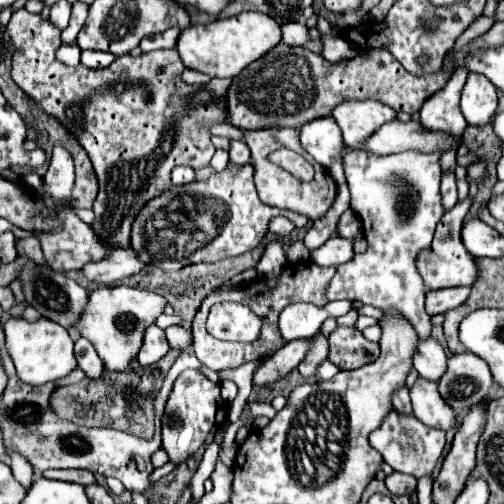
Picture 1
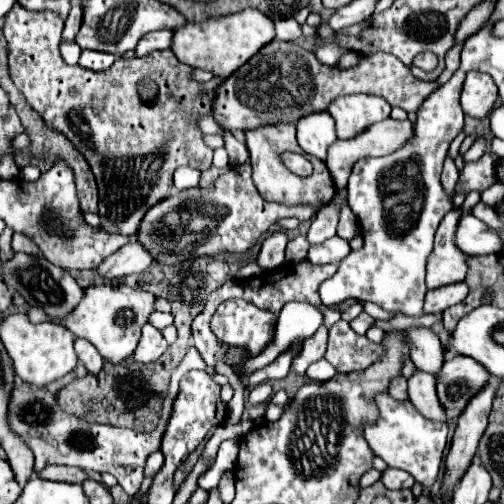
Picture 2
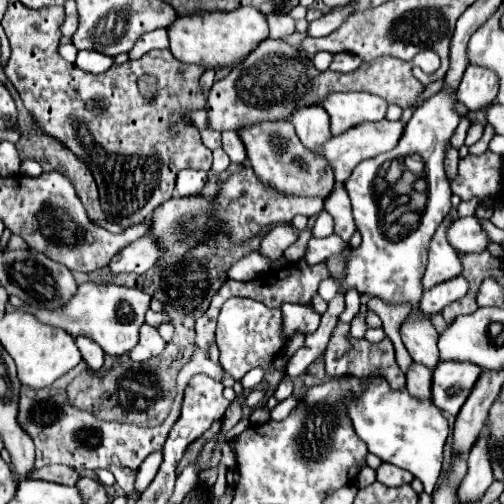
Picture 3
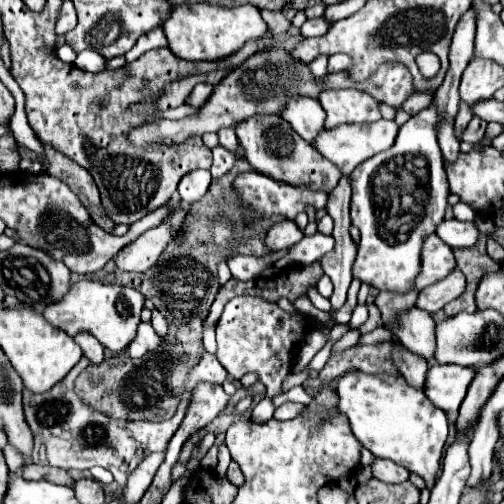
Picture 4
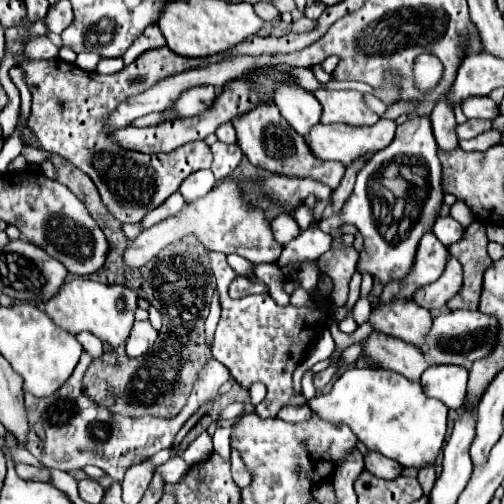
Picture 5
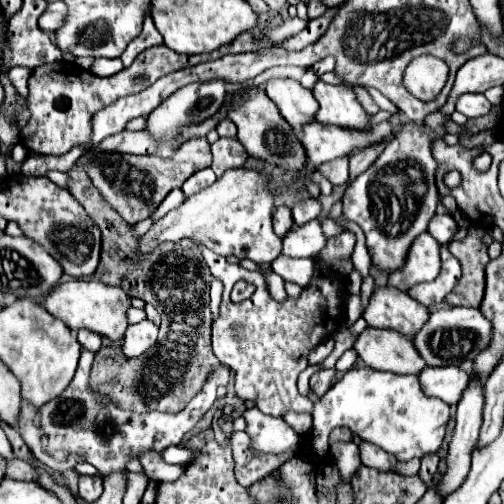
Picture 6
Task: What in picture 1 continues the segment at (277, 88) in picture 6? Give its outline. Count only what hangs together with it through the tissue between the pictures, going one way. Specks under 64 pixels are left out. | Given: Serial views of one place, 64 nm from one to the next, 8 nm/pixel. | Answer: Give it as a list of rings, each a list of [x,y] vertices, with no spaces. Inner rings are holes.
[[[334,118],[312,120],[300,128],[302,148],[324,168],[330,168],[332,160],[344,150],[342,132]]]

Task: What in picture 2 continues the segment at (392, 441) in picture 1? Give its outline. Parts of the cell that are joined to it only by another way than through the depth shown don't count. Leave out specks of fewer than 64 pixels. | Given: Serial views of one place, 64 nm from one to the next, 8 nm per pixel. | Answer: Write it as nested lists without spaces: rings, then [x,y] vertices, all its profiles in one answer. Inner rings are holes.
[[[390,394],[376,396],[376,404],[380,410],[380,420],[374,426],[364,428],[364,436],[372,452],[376,452],[376,456],[380,456],[390,468],[406,470],[416,478],[416,482],[424,486],[432,486],[440,470],[448,426],[432,424],[430,420],[424,420],[424,416],[416,412],[412,402],[396,404],[396,400],[392,400]]]

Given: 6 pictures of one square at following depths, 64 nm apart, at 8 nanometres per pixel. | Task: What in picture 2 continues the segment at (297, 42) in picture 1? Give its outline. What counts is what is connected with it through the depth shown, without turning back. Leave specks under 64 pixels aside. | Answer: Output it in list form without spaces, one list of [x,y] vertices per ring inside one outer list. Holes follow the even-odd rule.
[[[294,18],[274,22],[274,26],[276,26],[276,38],[280,38],[284,42],[294,42],[302,36],[302,28]]]

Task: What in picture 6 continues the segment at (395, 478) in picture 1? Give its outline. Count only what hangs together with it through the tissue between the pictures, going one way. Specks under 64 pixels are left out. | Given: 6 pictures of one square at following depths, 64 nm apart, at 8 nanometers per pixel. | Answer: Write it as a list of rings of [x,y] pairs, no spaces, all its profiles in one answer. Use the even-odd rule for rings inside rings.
[[[360,444],[360,456],[362,464],[368,468],[374,468],[378,472],[392,472],[396,466],[396,458],[384,454],[380,448],[374,448],[372,444]]]

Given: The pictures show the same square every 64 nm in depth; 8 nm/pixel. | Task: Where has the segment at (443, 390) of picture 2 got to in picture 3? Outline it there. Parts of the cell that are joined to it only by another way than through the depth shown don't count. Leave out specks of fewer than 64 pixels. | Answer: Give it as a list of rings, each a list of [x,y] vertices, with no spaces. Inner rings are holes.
[[[456,360],[440,362],[432,378],[434,404],[440,410],[456,416],[462,404],[466,402],[466,398],[470,396],[480,374],[482,374],[482,368],[470,362],[456,362]]]

